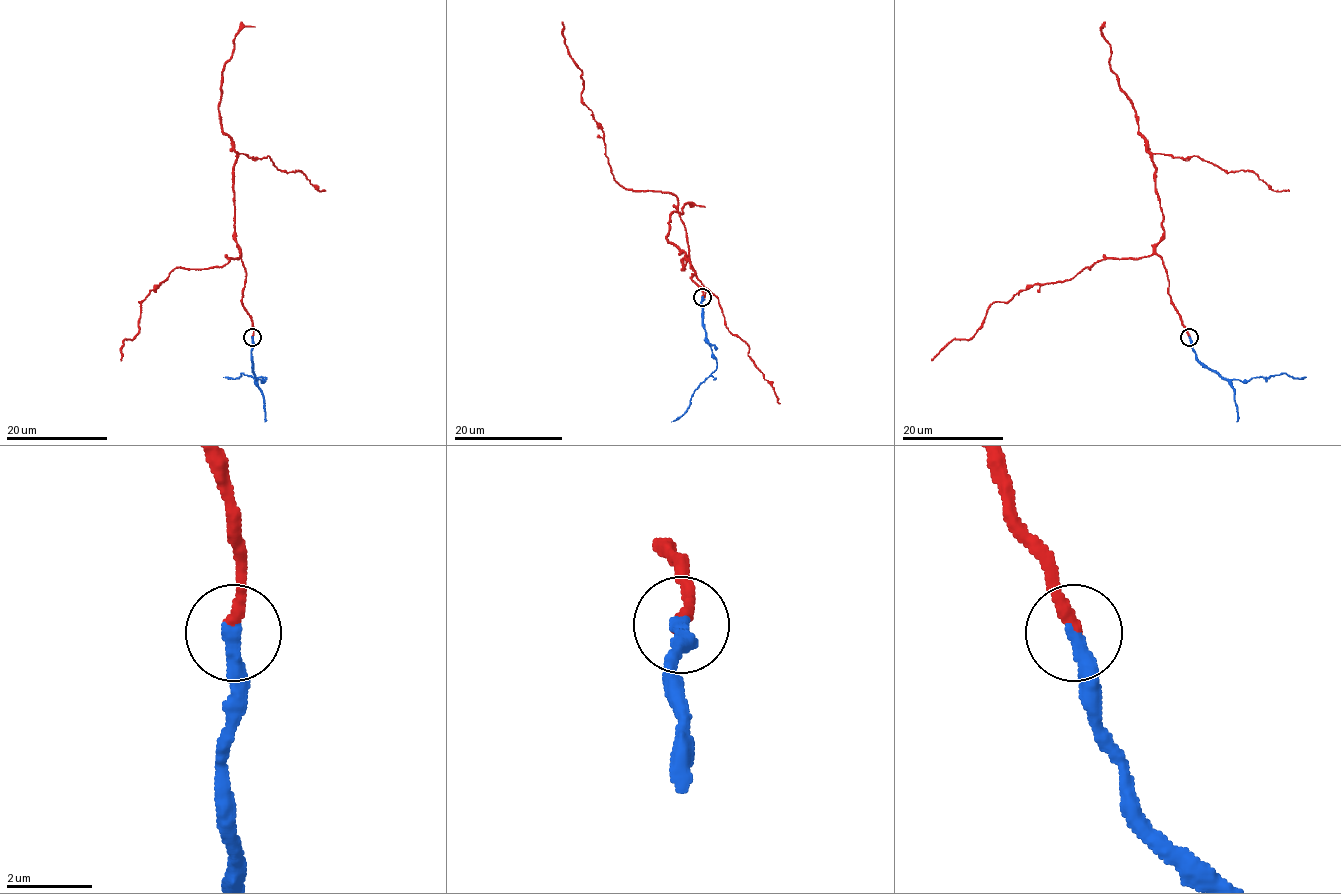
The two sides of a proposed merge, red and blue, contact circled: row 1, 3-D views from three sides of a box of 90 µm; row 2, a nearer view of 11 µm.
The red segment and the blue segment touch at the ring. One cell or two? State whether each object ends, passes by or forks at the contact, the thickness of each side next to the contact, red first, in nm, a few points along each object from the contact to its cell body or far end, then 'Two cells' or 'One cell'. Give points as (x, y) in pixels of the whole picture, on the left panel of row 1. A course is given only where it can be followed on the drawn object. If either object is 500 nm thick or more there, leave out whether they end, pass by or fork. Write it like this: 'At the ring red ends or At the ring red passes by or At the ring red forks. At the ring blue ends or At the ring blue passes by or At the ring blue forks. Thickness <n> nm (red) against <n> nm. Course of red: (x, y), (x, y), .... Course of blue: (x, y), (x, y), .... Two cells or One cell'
At the ring red ends. At the ring blue ends. Thickness 300 nm (red) against 360 nm. Course of red: (253, 337), (240, 254), (222, 266), (175, 268), (140, 302), (140, 331), (123, 341), (121, 360). Course of blue: (253, 337), (253, 370), (255, 378), (265, 379), (244, 373), (237, 378), (223, 377). One cell

